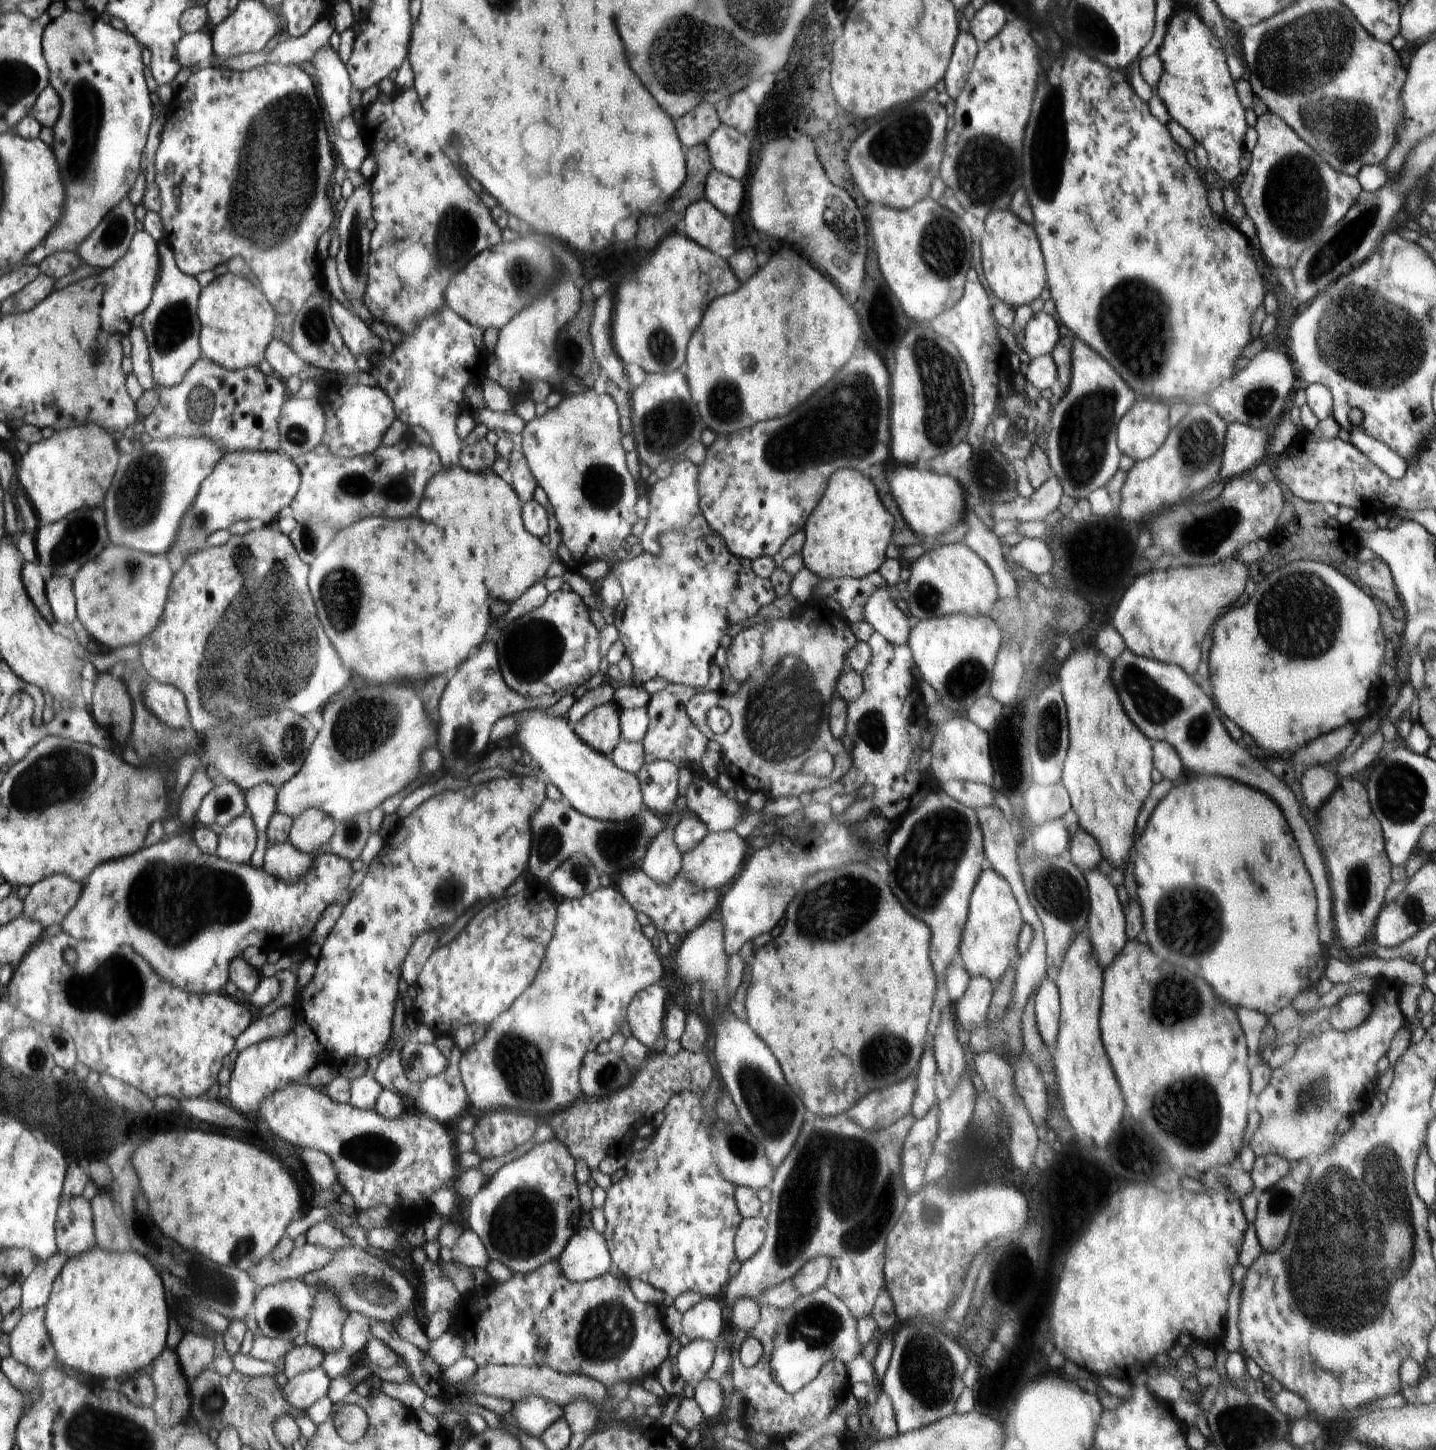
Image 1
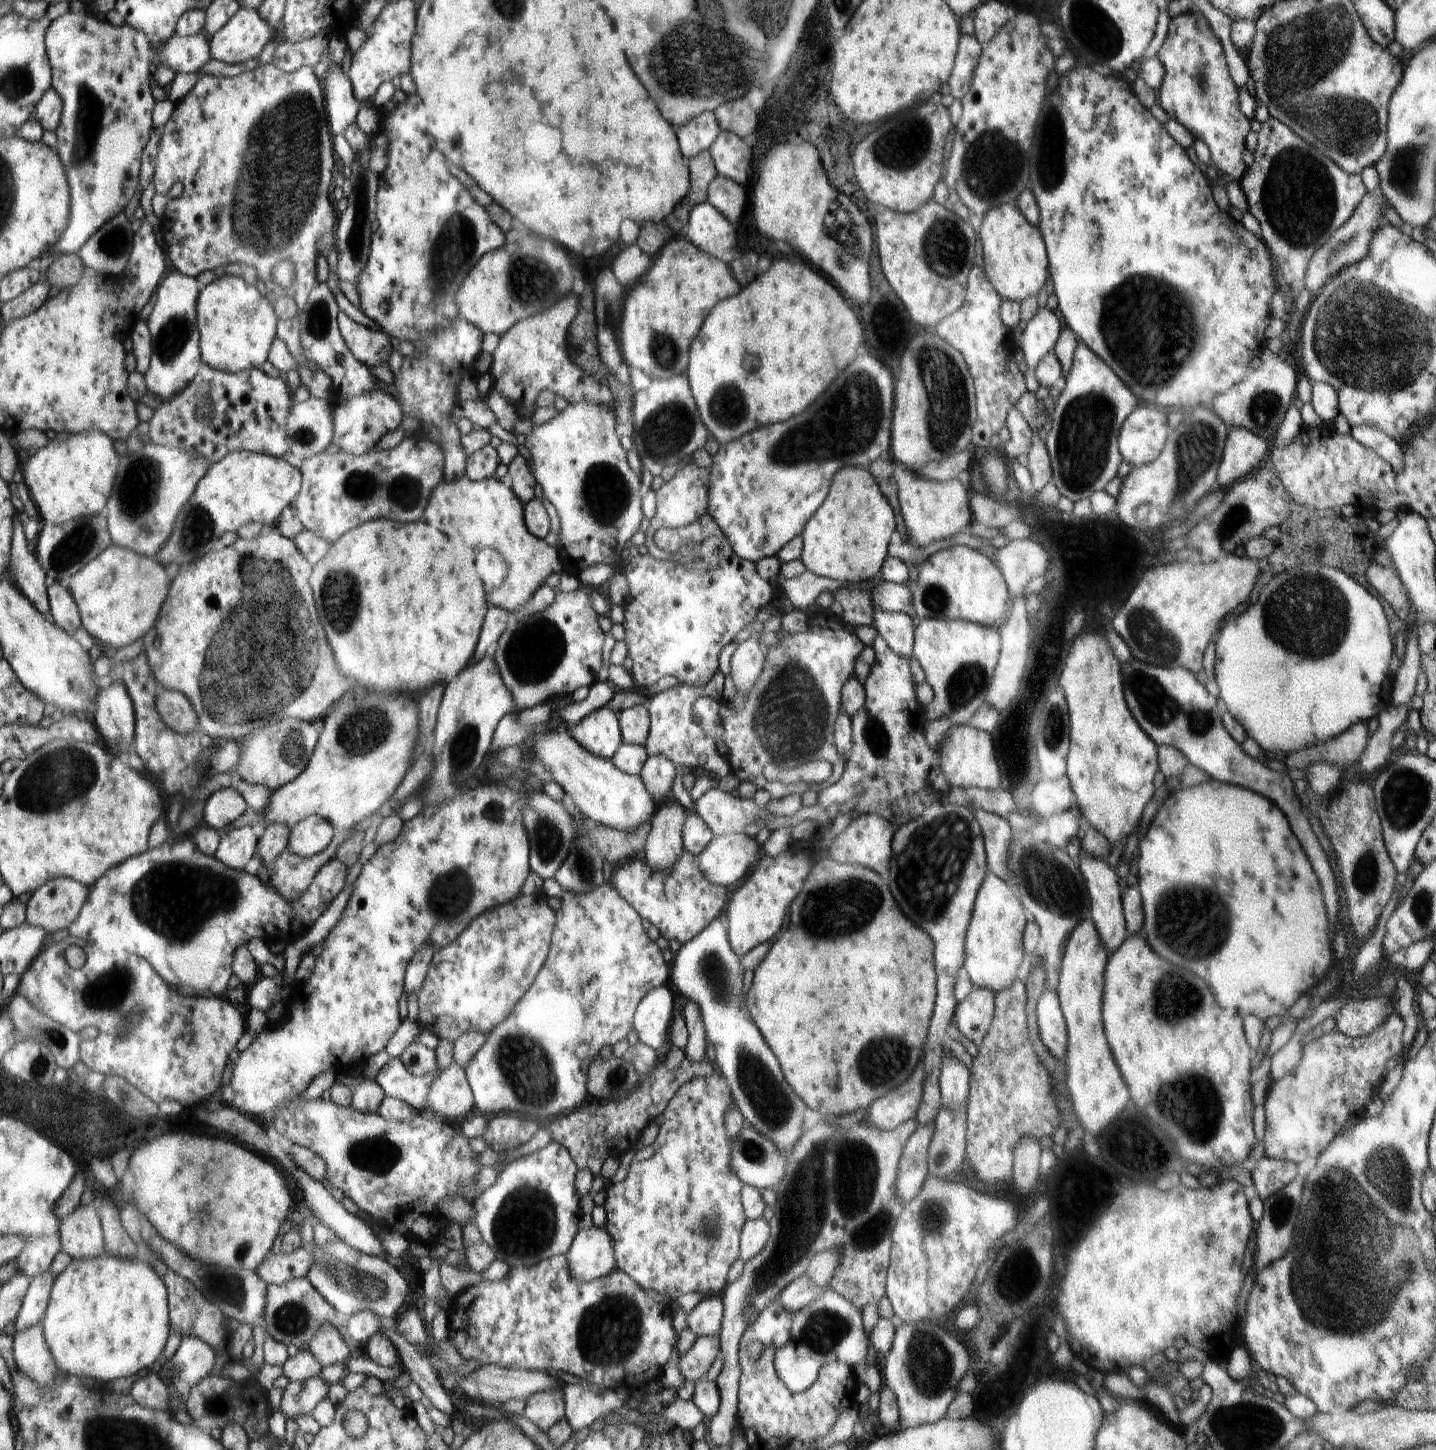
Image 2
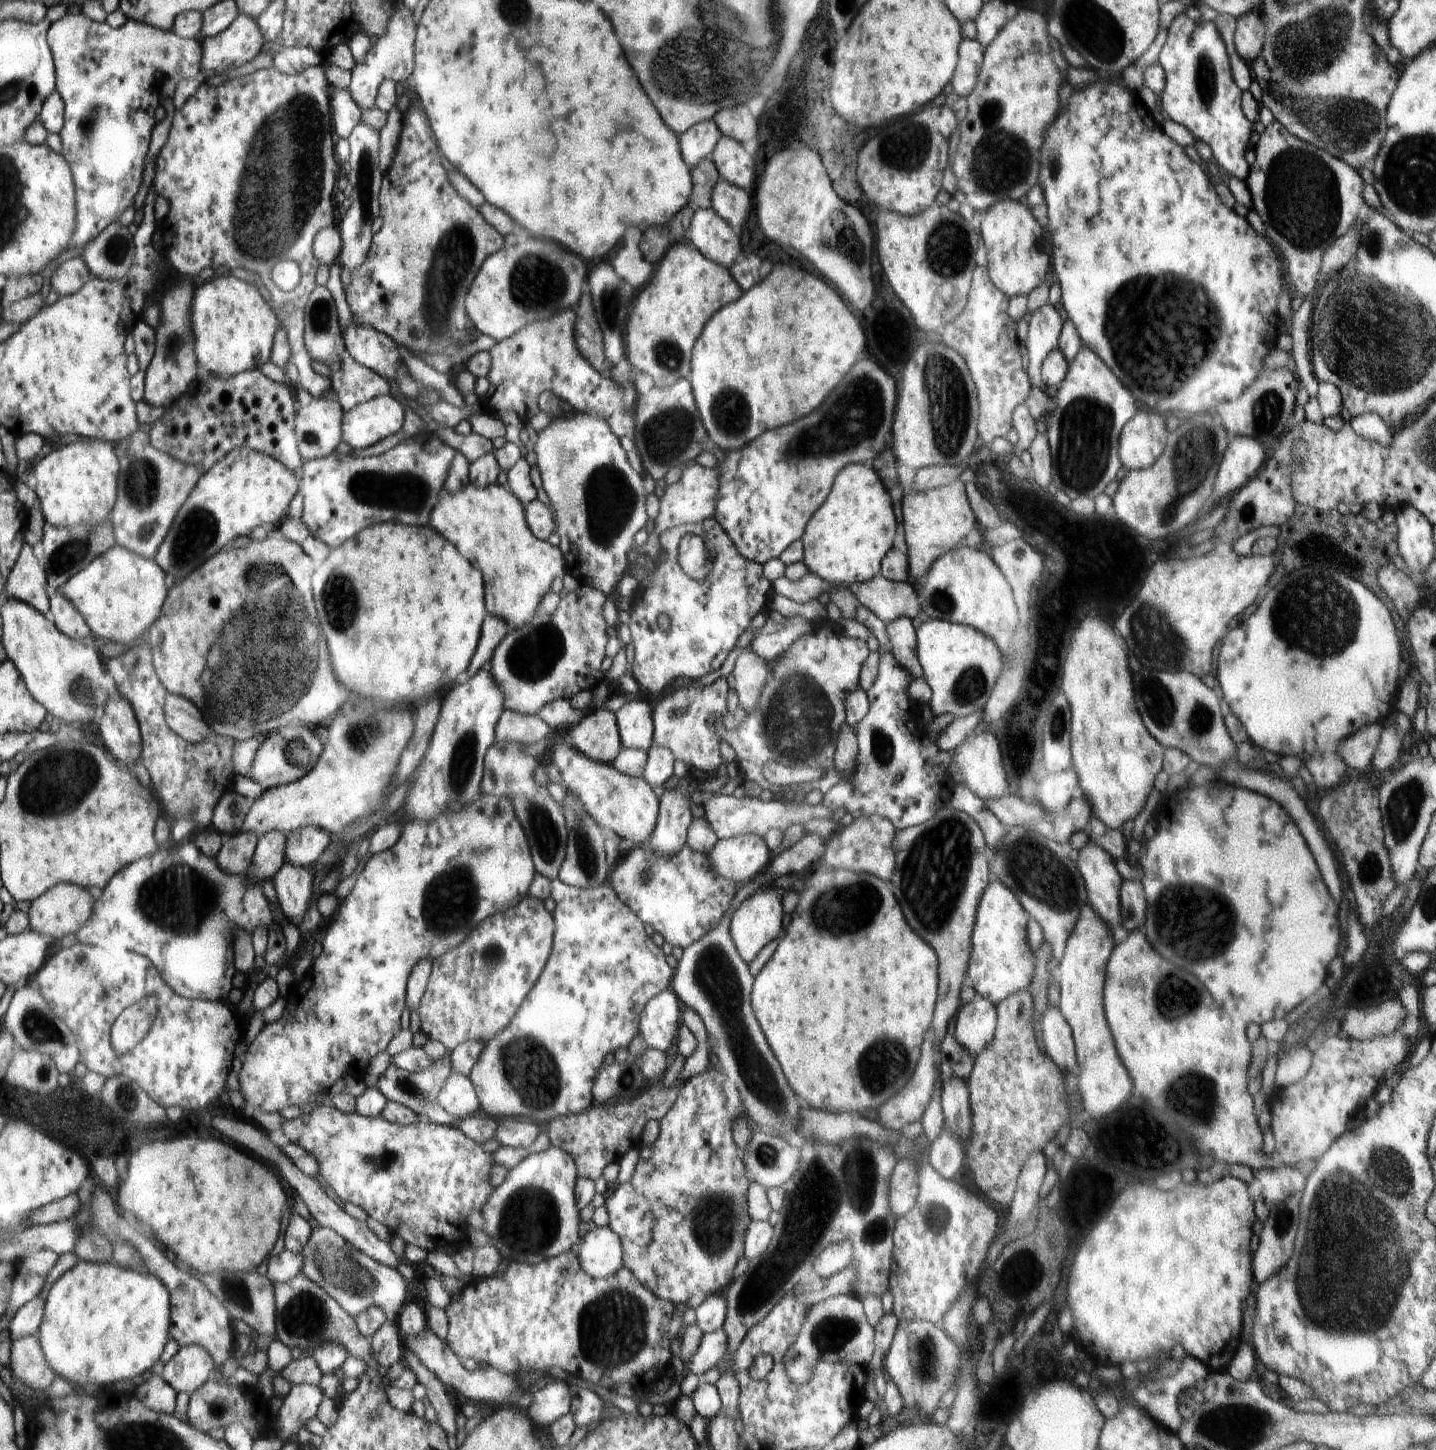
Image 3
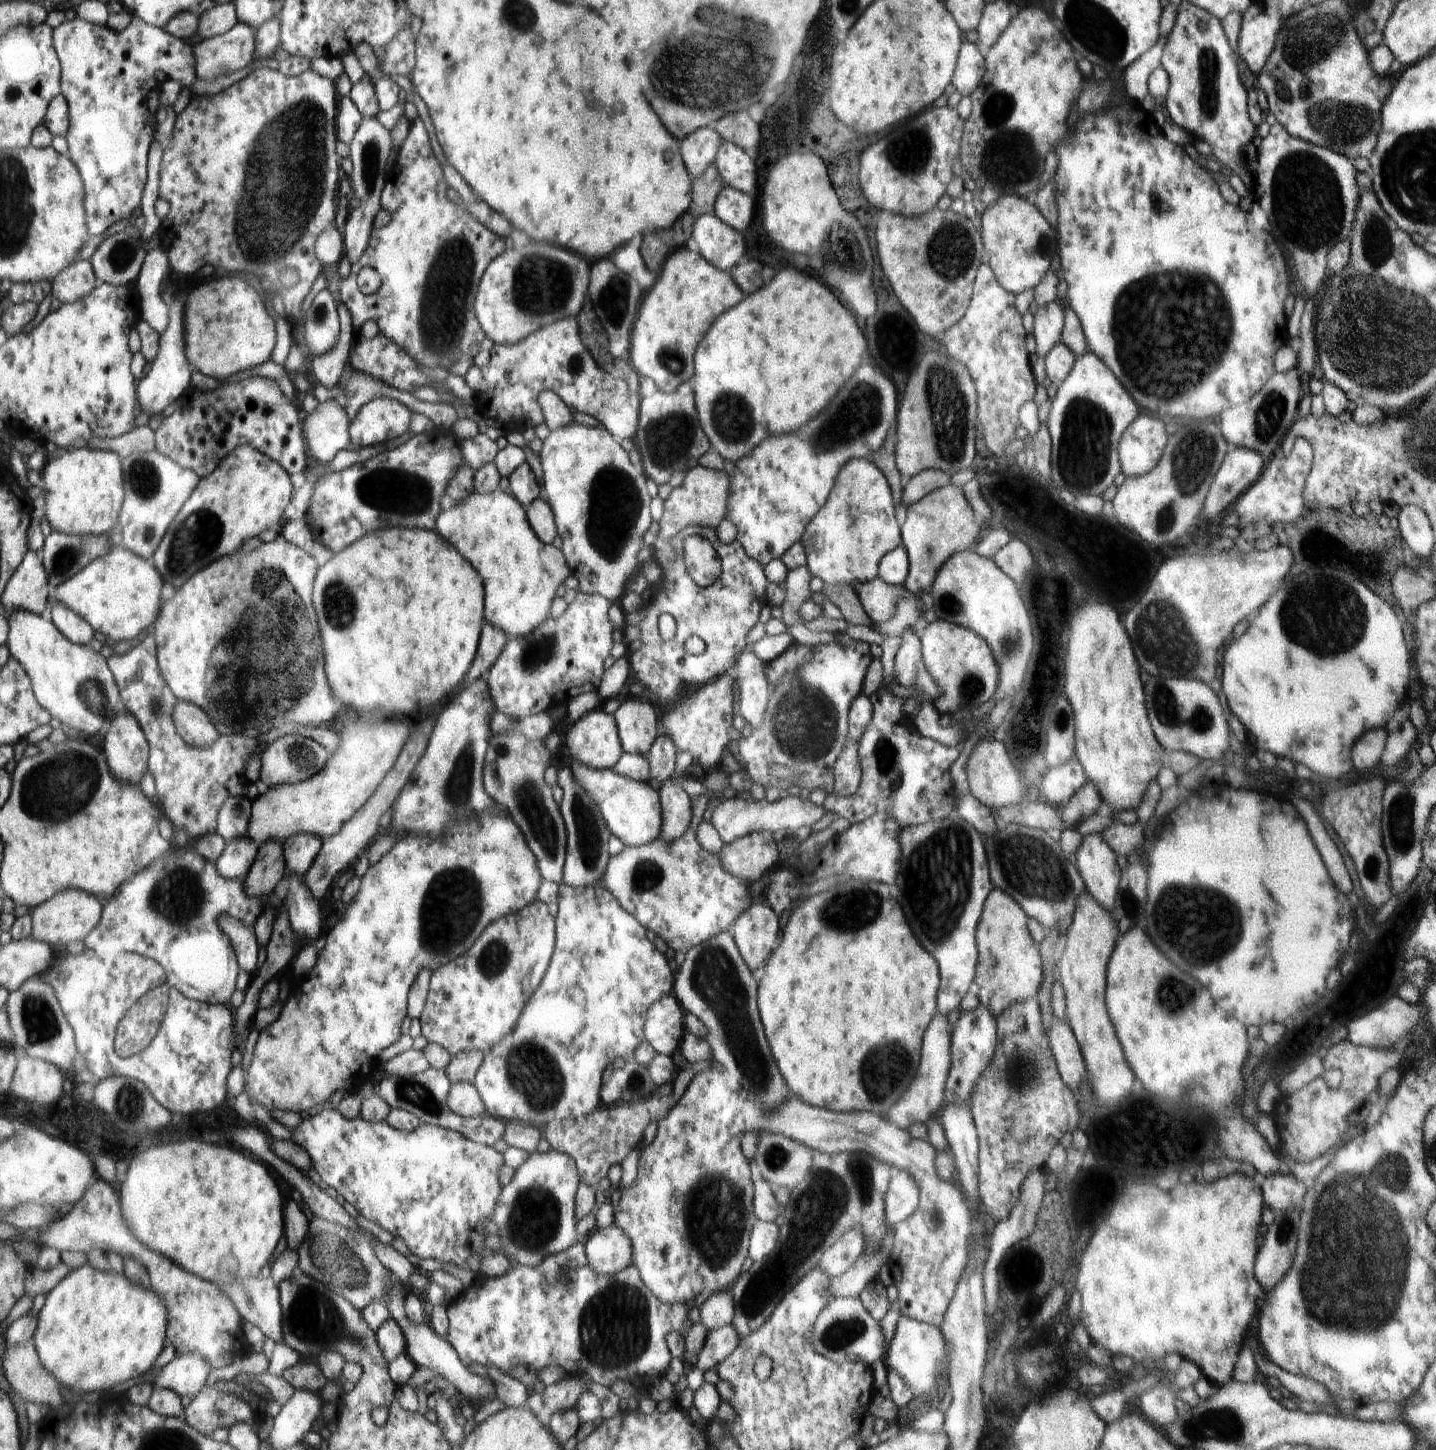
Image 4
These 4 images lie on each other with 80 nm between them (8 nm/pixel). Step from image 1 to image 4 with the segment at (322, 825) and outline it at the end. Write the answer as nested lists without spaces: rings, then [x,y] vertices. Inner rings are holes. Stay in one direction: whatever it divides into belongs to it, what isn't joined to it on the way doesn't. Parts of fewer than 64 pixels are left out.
[[[298,833],[283,841],[285,863],[294,877],[302,877],[308,872],[322,848],[322,841],[308,833]]]

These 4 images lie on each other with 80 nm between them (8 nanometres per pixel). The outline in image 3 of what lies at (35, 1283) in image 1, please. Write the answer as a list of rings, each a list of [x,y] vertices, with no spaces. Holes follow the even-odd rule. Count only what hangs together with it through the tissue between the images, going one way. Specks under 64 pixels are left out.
[[[36,1296],[34,1300],[26,1302],[18,1308],[9,1322],[11,1341],[24,1338],[24,1336],[38,1337],[39,1328],[44,1320],[45,1301]]]

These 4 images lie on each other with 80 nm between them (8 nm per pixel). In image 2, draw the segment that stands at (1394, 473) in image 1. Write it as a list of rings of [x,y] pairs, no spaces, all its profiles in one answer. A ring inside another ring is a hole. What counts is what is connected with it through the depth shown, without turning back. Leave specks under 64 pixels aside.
[[[1364,424],[1364,426],[1351,428],[1351,436],[1358,444],[1362,444],[1362,447],[1370,448],[1376,456],[1386,460],[1394,468],[1394,472],[1404,468],[1402,446],[1394,438],[1390,438],[1386,432],[1378,430],[1376,426]]]

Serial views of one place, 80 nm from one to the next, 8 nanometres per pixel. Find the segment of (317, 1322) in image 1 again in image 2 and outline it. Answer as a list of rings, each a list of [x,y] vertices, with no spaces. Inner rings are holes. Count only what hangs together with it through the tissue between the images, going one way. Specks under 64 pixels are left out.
[[[324,1324],[310,1340],[308,1348],[321,1367],[348,1362],[353,1355],[350,1344],[342,1337],[342,1332],[330,1324]]]

